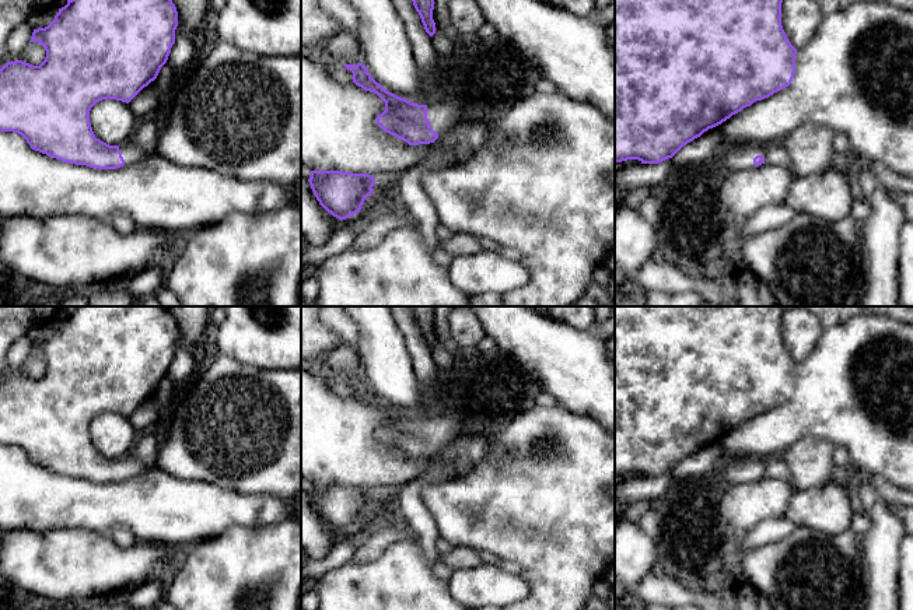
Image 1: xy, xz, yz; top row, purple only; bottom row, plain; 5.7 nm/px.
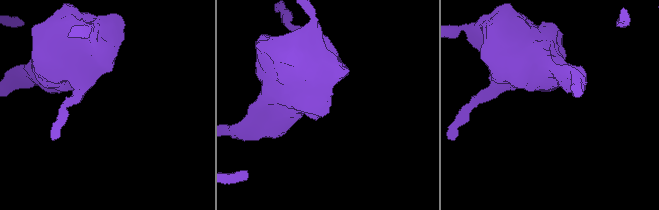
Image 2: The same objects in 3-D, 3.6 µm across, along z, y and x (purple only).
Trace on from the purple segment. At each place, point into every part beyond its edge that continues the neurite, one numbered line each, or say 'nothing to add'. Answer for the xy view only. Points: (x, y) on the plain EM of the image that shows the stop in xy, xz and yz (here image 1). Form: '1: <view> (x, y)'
1: xy (130, 465)

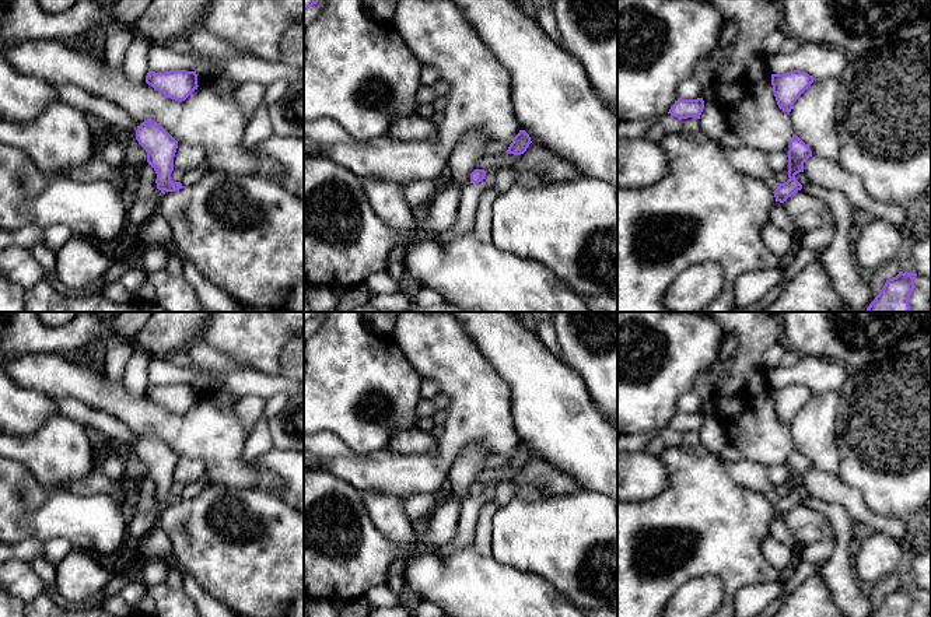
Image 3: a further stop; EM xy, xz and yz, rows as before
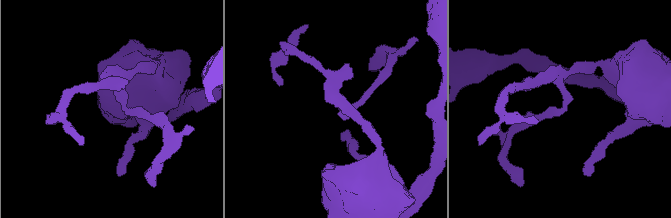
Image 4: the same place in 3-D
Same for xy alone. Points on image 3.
nothing to add

